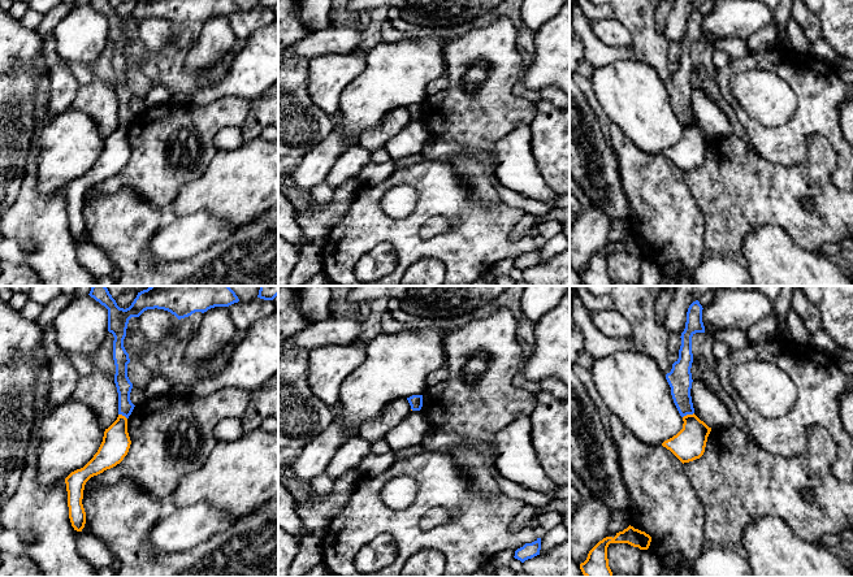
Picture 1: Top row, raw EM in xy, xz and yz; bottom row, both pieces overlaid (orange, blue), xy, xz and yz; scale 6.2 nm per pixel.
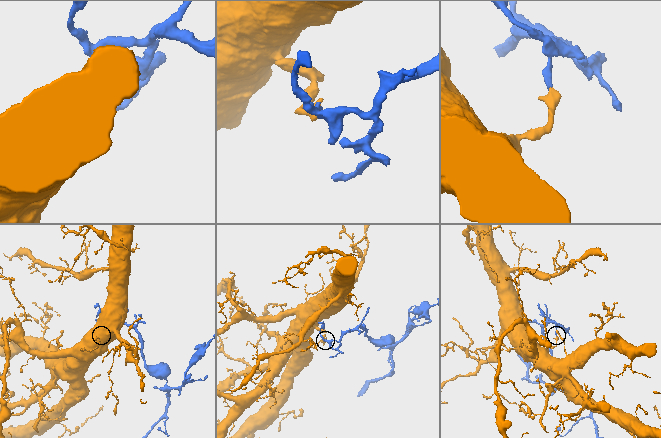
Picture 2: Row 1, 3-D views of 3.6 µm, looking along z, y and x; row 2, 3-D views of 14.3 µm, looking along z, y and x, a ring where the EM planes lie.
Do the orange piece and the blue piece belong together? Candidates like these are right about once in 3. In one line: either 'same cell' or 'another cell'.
another cell

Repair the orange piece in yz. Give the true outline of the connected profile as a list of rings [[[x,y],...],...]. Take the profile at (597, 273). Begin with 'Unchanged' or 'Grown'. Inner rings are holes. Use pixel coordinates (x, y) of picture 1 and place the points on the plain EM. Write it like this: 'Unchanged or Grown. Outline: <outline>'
Unchanged. Outline: [[[628,235],[616,244],[606,246],[599,250],[588,263],[584,272],[580,273],[580,278],[585,286],[612,286],[612,281],[609,276],[607,256],[610,252],[628,252],[640,259],[648,259],[651,251],[651,246],[645,240]]]

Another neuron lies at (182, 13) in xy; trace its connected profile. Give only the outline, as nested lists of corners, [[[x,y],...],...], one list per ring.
[[[109,0],[88,3],[108,18],[108,40],[113,43],[114,92],[118,101],[118,123],[129,127],[134,118],[130,109],[133,92],[127,86],[129,62],[124,56],[126,38],[131,26],[139,26],[147,18],[164,18],[178,29],[195,21],[207,21],[215,16],[229,16],[239,8],[234,0],[140,0],[126,18],[120,17]]]

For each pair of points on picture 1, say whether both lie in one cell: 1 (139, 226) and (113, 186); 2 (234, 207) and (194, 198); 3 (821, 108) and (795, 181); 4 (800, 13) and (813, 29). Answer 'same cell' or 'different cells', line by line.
1: different cells
2: same cell
3: different cells
4: same cell

